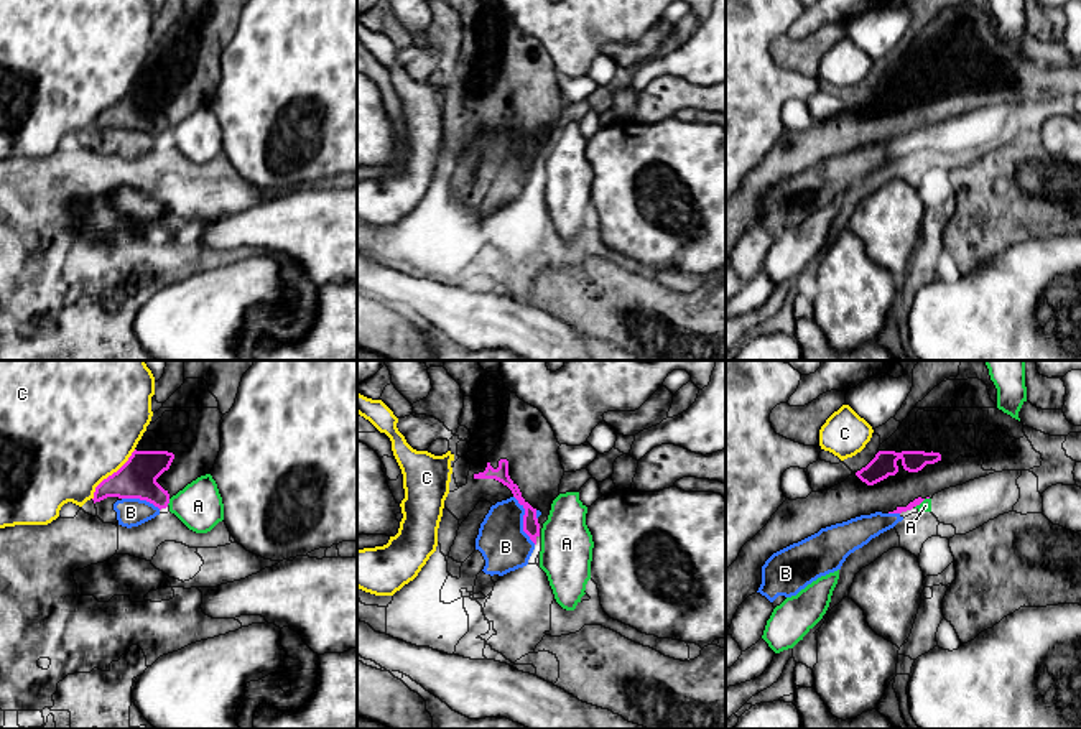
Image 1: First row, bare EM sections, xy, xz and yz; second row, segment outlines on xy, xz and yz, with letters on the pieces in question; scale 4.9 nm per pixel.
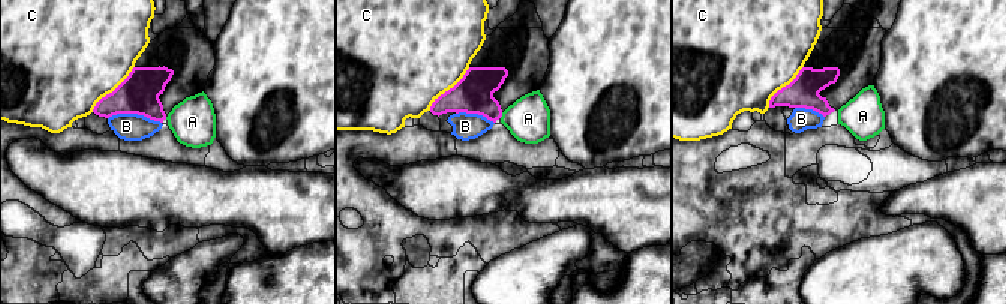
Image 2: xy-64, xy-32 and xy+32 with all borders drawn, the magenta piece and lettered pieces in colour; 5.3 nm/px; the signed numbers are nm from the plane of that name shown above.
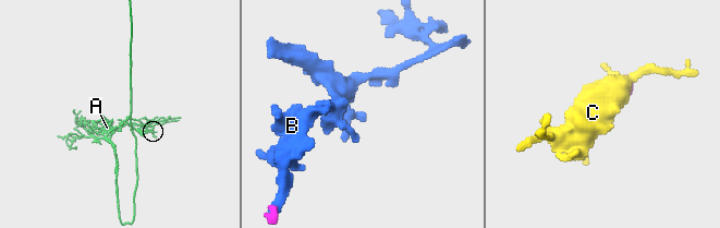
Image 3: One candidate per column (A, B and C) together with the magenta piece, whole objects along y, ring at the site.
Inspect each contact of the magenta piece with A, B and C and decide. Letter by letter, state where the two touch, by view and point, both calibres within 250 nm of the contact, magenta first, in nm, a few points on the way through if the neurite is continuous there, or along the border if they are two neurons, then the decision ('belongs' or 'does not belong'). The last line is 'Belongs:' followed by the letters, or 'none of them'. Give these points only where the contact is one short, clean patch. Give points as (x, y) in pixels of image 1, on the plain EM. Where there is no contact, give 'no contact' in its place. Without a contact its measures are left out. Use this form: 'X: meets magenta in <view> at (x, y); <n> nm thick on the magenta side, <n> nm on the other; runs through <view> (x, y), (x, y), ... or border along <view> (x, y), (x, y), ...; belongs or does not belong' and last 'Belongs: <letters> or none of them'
A: meets magenta in xy at (168, 134); 190 nm thick on the magenta side, 220 nm on the other; border along xy (170, 130), (167, 135); does not belong
B: meets magenta in xz at (524, 152); 80 nm thick on the magenta side, 240 nm on the other; does not belong
C: meets magenta in xy at (112, 106); 190 nm thick on the magenta side, 500 nm on the other; border along xy (135, 81), (96, 119), (92, 130); does not belong
Belongs: none of them

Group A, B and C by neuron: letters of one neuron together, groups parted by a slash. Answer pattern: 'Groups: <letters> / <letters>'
Groups: A / B / C

